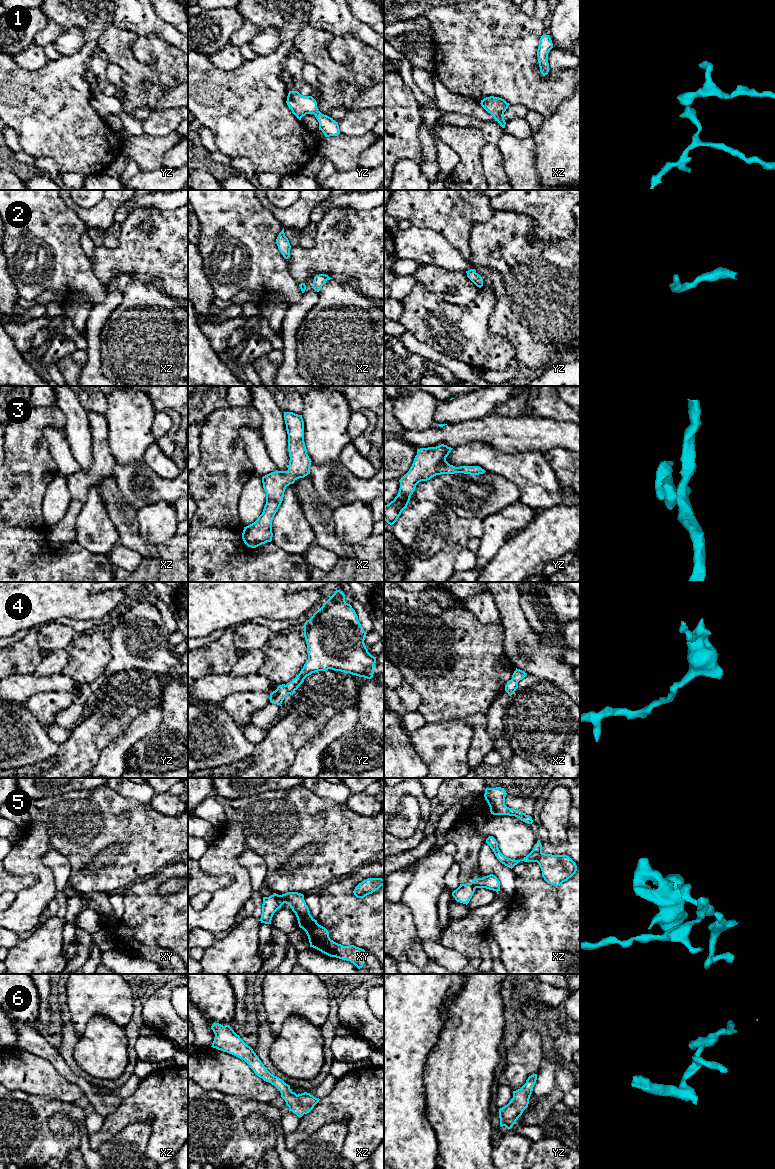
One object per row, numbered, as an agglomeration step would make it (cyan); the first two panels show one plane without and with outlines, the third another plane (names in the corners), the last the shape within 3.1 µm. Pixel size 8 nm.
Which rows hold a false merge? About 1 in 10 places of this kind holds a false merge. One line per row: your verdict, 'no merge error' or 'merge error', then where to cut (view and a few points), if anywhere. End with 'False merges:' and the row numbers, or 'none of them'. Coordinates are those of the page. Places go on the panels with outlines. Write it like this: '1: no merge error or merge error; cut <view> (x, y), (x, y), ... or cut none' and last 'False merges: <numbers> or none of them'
1: no merge error; cut none
2: no merge error; cut none
3: no merge error; cut none
4: no merge error; cut none
5: merge error; cut xy (278, 895), (278, 901), (281, 905)
6: no merge error; cut none
False merges: 5

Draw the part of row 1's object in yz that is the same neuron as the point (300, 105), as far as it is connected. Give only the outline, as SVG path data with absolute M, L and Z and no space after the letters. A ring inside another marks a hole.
M289 91L286 103L299 120L306 114L314 114L319 122L319 130L324 133L325 137L338 136L340 134L338 122L322 114L312 96L303 96L298 91Z

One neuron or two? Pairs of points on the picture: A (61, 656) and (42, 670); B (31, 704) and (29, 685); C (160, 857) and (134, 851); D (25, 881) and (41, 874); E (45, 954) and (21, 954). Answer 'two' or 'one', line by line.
A: one
B: two
C: one
D: two
E: one

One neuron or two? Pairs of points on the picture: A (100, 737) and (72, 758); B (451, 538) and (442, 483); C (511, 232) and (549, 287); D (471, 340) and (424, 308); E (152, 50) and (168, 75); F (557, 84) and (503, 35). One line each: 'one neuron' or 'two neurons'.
A: one neuron
B: two neurons
C: one neuron
D: one neuron
E: one neuron
F: one neuron

